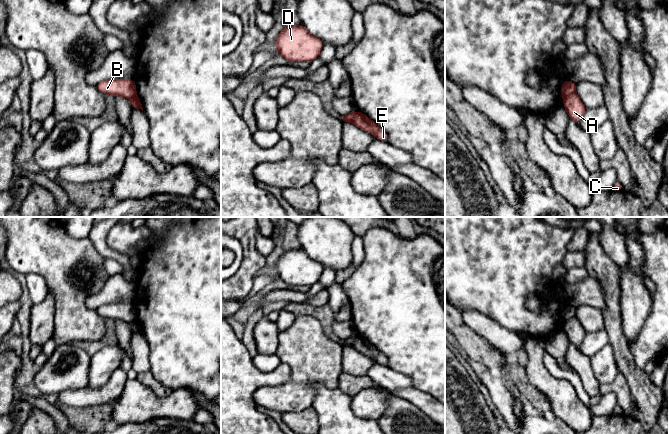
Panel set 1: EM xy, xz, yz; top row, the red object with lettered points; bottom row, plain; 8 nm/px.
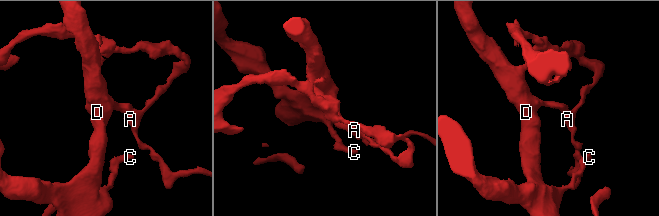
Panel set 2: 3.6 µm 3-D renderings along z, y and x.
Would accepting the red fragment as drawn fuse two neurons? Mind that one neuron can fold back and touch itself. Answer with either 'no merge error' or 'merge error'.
merge error

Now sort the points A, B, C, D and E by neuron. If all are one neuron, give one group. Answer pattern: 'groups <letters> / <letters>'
groups A E / B C D

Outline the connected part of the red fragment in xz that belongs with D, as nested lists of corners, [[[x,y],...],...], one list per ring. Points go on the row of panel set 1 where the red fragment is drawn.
[[[301,24],[285,26],[276,38],[274,46],[285,60],[312,62],[319,57],[323,43]]]

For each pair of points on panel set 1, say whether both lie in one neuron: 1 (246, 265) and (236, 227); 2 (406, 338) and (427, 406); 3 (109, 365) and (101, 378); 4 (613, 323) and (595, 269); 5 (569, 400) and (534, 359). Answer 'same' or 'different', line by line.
1: same
2: different
3: same
4: same
5: same

